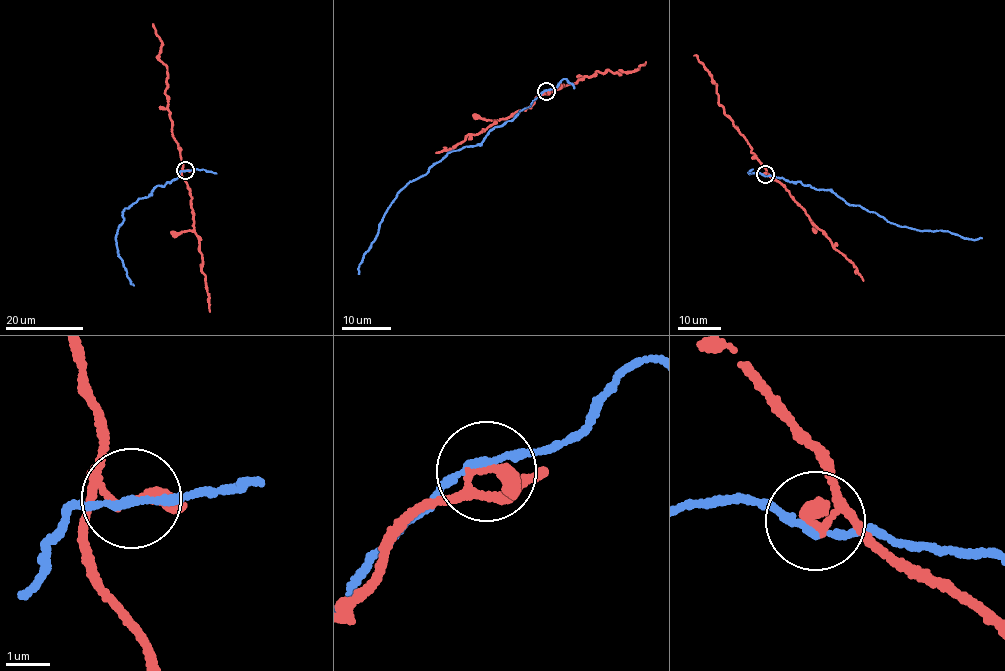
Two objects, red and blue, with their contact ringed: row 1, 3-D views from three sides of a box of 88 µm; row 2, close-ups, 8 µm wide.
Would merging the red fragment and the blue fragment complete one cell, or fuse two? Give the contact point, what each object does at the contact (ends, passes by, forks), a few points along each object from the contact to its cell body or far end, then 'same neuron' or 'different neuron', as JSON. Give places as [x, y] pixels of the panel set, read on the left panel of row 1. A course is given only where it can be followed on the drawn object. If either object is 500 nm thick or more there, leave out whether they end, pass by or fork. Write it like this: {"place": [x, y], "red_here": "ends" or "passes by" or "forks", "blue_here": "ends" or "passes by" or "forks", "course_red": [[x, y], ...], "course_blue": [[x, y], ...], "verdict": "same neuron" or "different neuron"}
{"place": [185, 170], "red_here": "ends", "blue_here": "passes by", "course_red": [[185, 170], [172, 132], [165, 93], [167, 67], [159, 58], [162, 41], [153, 23]], "course_blue": [[185, 170], [123, 210], [116, 246], [133, 285]], "verdict": "different neuron"}

